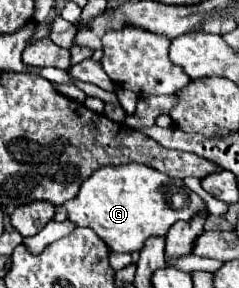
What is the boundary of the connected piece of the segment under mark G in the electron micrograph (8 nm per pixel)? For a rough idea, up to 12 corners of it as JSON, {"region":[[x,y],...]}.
{"region":[[144,164],[104,166],[64,204],[112,252],[140,252],[206,202]]}

